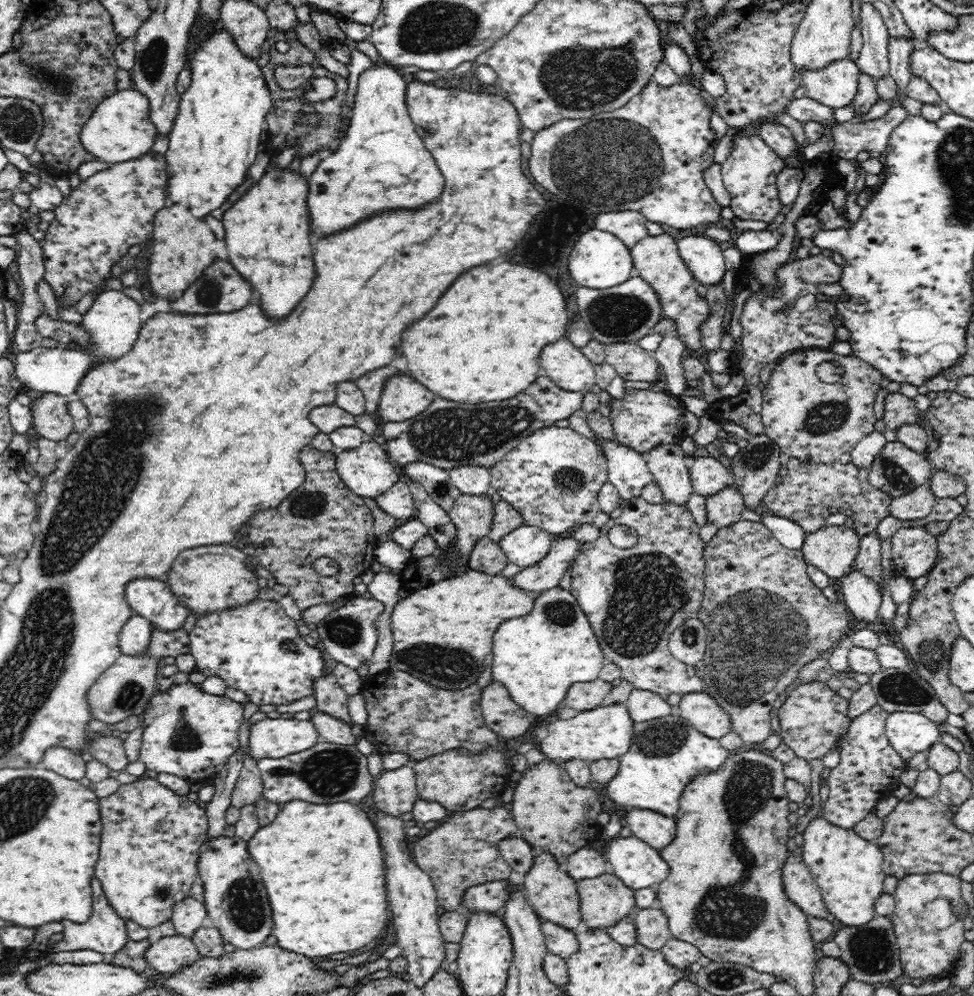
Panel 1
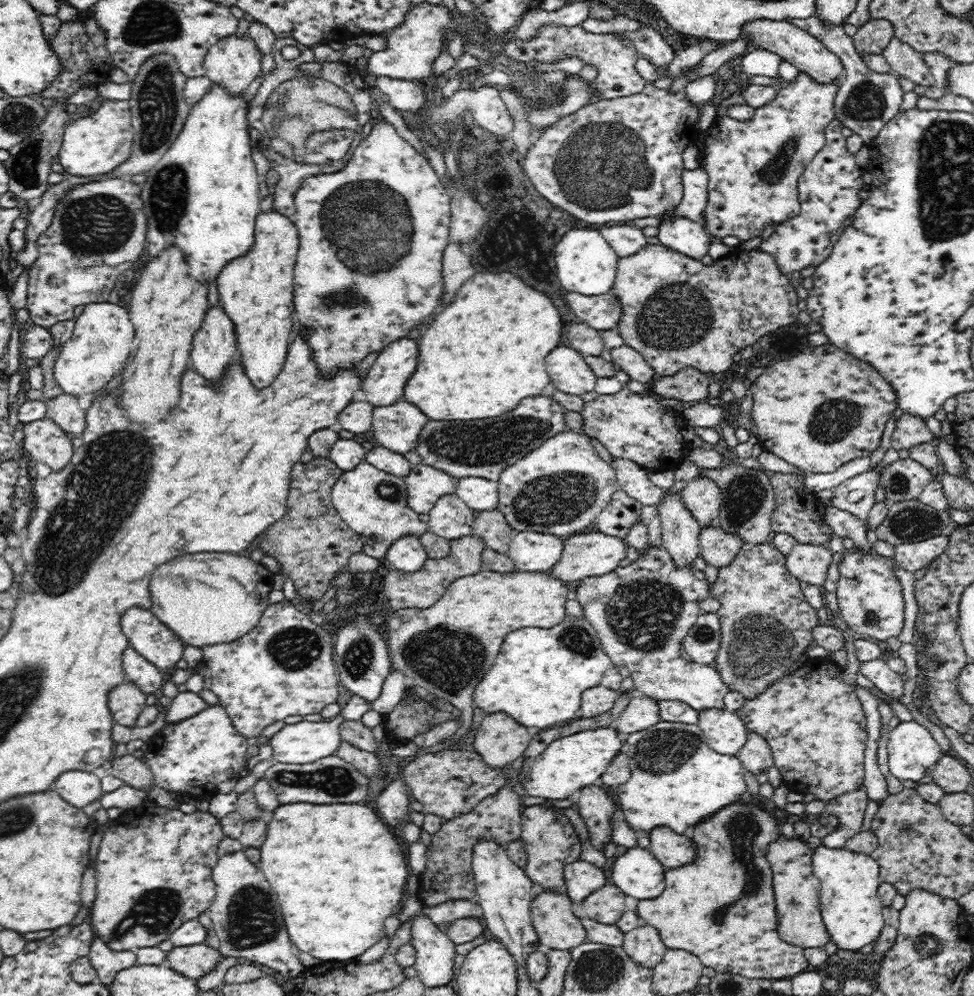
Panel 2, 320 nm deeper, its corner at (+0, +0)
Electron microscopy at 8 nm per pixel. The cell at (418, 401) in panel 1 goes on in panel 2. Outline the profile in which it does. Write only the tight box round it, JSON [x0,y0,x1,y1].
[371,400,428,455]

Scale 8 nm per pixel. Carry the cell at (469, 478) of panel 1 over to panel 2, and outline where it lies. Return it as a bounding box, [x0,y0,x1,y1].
[456,478,499,512]

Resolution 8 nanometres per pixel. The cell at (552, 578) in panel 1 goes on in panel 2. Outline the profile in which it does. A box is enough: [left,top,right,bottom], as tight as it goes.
[550,531,629,584]

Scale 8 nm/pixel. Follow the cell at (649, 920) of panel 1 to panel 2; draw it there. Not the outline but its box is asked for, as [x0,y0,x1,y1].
[622,924,668,970]

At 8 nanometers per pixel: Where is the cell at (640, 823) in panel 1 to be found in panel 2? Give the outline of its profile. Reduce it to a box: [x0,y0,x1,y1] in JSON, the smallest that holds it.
[649,826,697,869]

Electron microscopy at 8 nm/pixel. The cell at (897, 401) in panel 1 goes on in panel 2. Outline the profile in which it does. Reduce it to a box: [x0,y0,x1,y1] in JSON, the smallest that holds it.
[891,414,936,450]

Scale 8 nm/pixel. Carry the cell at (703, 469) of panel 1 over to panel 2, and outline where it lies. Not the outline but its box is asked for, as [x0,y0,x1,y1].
[680,477,722,529]

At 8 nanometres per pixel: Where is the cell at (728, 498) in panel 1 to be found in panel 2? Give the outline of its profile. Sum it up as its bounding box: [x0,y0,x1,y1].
[699,525,744,570]

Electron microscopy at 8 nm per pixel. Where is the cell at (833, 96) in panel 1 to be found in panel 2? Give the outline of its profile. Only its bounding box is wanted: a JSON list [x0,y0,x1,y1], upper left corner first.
[741,19,844,82]

